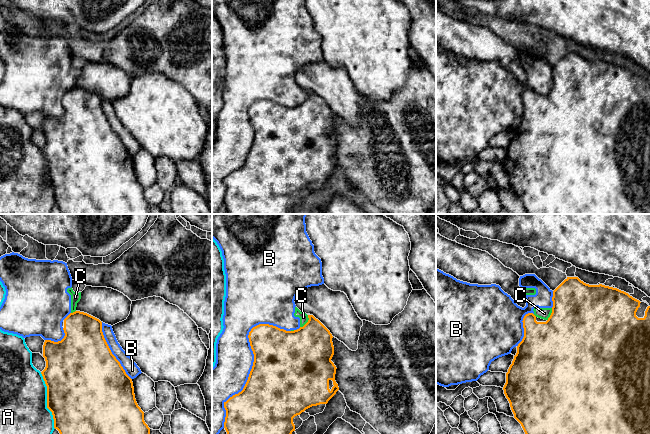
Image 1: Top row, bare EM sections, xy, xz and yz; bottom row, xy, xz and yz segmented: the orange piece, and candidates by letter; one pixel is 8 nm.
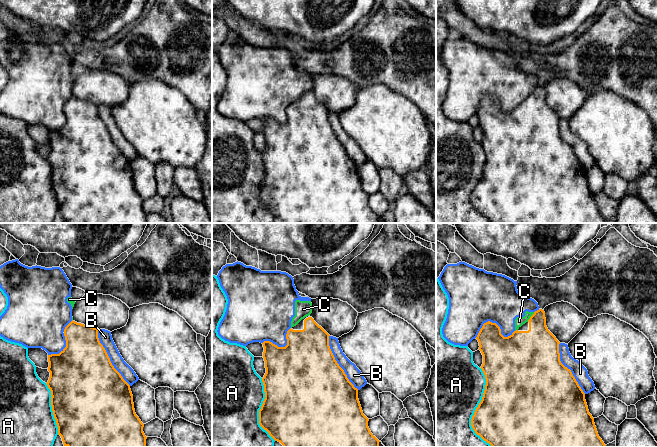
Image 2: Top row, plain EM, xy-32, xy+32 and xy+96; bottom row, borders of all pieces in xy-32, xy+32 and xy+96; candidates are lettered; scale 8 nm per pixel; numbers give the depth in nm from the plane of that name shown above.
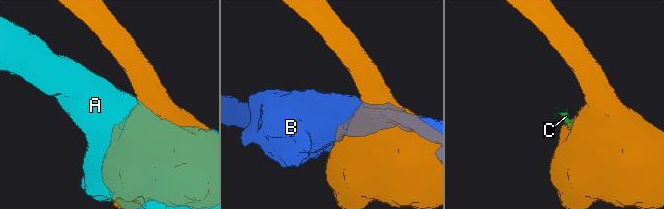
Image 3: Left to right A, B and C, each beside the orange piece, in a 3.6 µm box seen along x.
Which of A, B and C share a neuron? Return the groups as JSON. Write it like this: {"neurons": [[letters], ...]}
{"neurons": [["A"], ["B", "C"]]}

